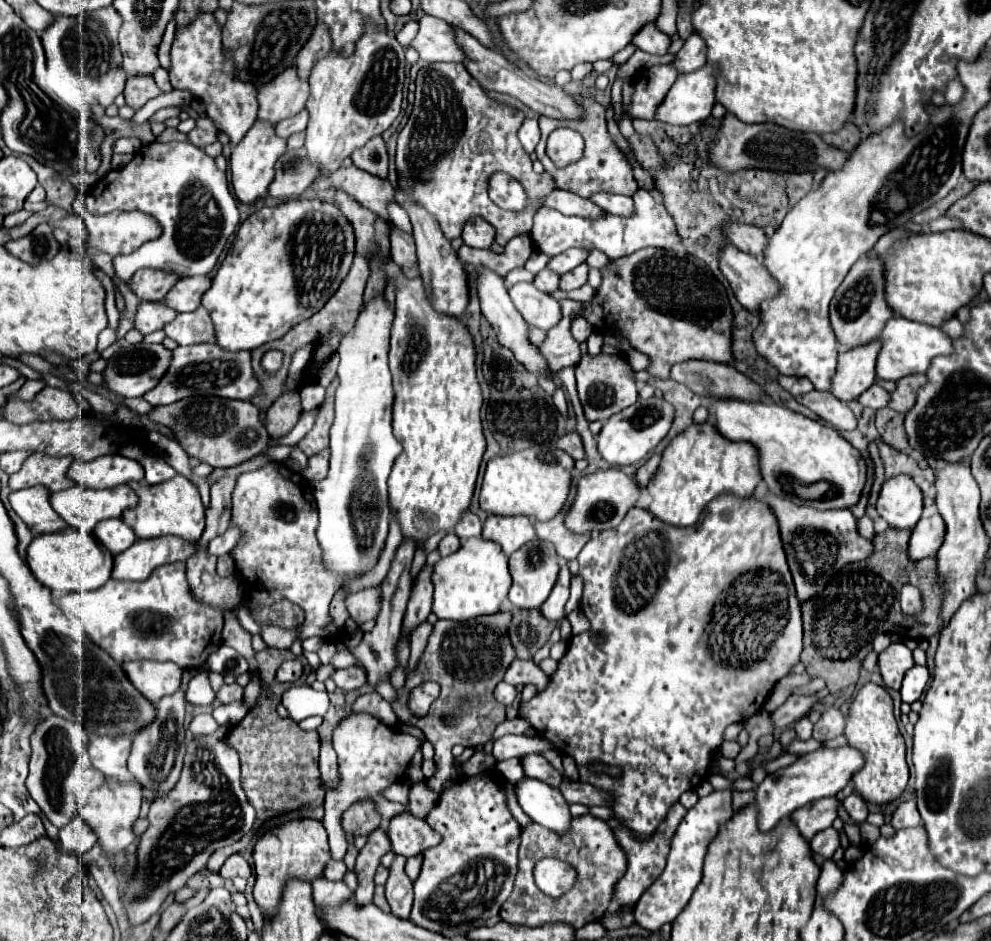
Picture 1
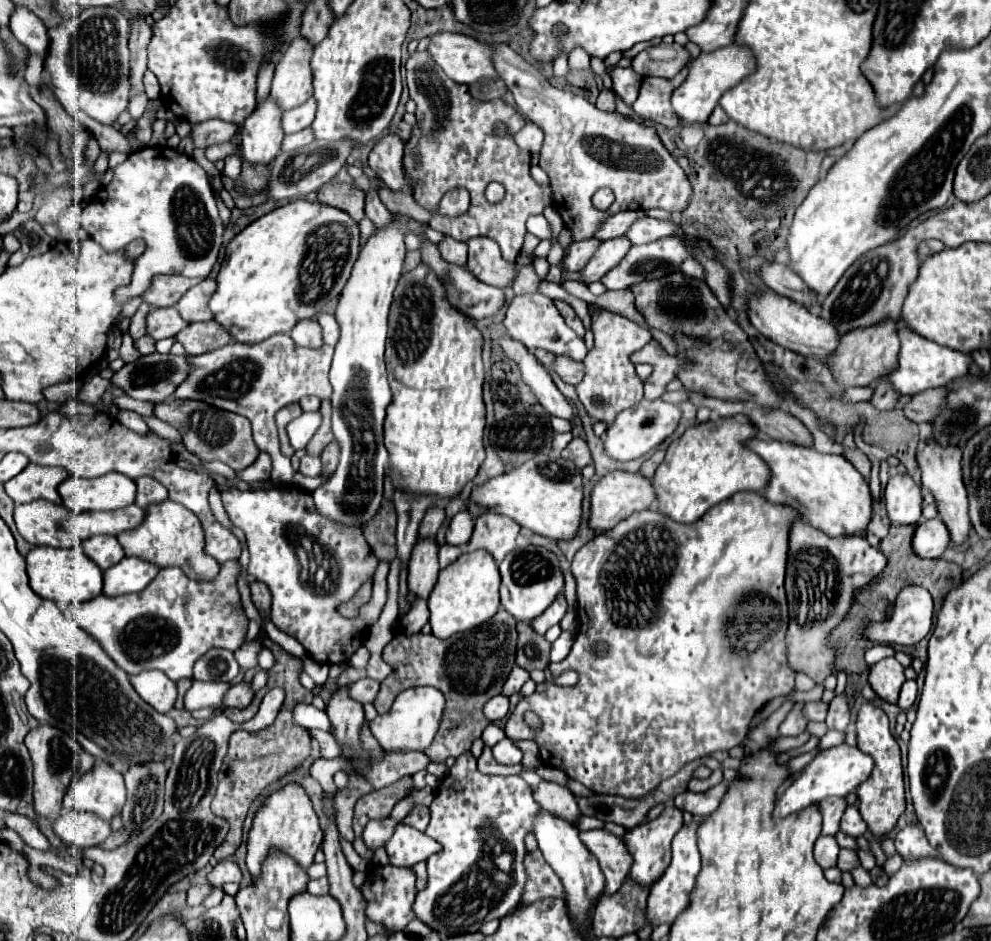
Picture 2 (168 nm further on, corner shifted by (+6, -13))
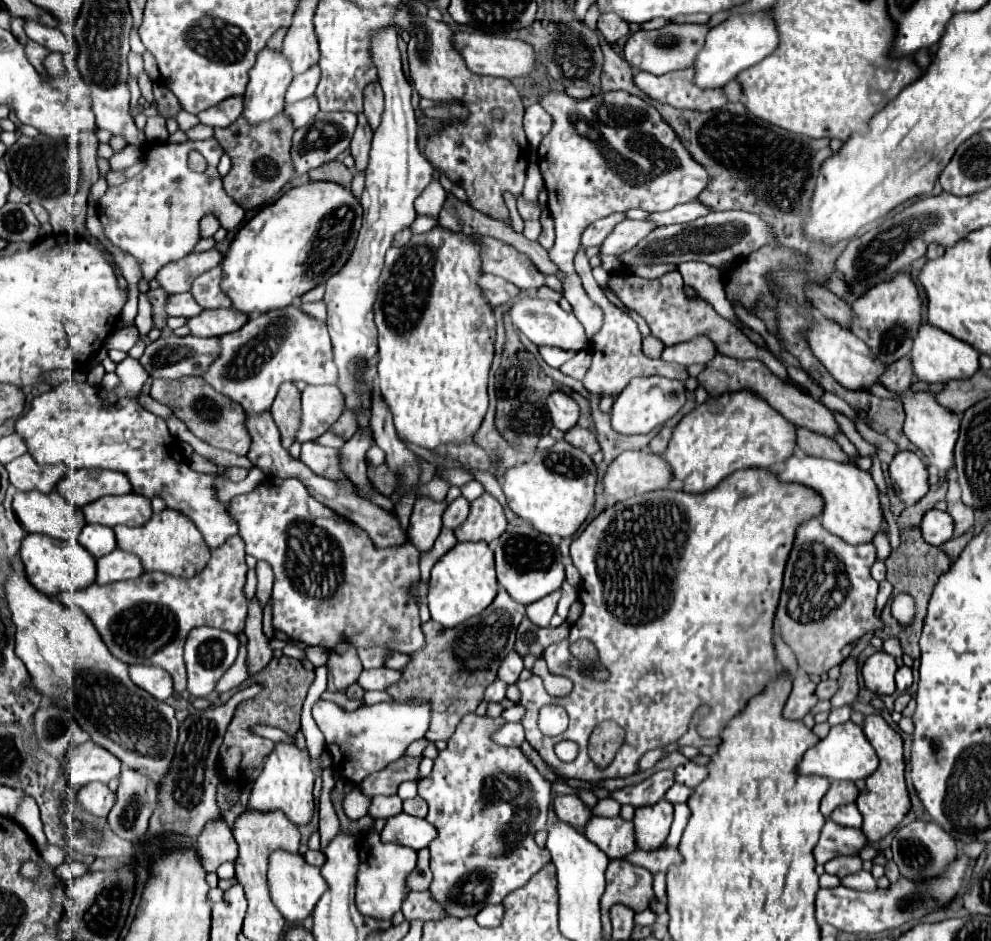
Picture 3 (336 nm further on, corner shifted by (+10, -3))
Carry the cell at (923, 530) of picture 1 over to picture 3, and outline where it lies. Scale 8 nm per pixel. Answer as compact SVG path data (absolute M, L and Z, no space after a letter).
M930 509L924 517L922 517L922 537L930 543L930 545L942 545L952 537L954 531L954 521L948 513L938 511L938 509Z

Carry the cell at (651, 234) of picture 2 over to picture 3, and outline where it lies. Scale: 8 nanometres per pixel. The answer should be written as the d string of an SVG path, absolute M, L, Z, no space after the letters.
M692 201L686 205L678 205L670 211L652 213L652 215L648 215L648 221L652 221L656 227L662 227L662 225L670 225L670 223L690 223L702 215L708 215L708 213L710 213L710 209L706 209L698 201Z

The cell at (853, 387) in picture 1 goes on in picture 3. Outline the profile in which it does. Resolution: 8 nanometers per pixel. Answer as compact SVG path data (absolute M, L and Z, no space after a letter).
M898 273L892 281L872 287L866 295L852 303L852 309L854 319L850 323L850 331L854 331L854 335L860 337L884 365L890 365L910 353L914 335L920 327L922 301L908 273Z

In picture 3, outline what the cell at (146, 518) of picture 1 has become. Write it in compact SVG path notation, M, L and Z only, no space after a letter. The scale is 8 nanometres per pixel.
M170 507L154 513L152 519L142 527L116 525L114 533L118 547L122 551L138 555L146 571L166 571L176 577L190 577L194 573L200 573L210 561L210 549L206 541L202 541L202 533L198 533L196 525L184 513L178 513Z

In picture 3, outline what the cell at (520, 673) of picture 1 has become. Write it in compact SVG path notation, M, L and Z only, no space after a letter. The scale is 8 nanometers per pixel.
M512 651L504 661L502 661L502 665L500 665L500 669L498 669L498 679L500 681L504 681L504 683L516 683L518 681L518 675L522 673L522 669L524 669L524 665L522 665L522 657L516 653L516 651Z

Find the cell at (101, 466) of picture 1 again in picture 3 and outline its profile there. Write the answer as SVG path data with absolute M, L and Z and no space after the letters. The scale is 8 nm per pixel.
M110 469L68 471L56 491L74 507L84 507L104 495L126 495L132 491L128 477Z

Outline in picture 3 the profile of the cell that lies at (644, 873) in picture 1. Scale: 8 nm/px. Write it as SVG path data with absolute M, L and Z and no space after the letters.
M666 799L658 801L656 805L636 809L636 815L632 821L636 831L636 847L642 851L660 849L670 833L672 813L674 813L672 803L668 803Z

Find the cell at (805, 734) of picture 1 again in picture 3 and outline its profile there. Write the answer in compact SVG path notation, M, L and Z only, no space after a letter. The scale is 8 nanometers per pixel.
M804 671L796 673L798 677L794 677L794 685L790 691L790 697L784 705L784 717L790 721L802 721L804 715L818 703L816 699L816 683L812 683Z

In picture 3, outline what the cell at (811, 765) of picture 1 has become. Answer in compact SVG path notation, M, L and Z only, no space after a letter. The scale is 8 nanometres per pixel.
M852 721L832 727L830 733L818 741L798 763L798 775L820 775L830 781L858 781L872 775L878 767L878 757L874 747L868 743L866 735Z

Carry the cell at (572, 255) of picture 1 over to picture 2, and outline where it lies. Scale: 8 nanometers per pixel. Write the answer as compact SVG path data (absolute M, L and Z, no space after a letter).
M592 237L592 239L586 239L586 241L578 241L578 243L572 243L568 253L566 253L566 261L564 261L564 267L568 273L574 273L574 271L580 271L588 261L590 257L596 253L600 245L600 239Z

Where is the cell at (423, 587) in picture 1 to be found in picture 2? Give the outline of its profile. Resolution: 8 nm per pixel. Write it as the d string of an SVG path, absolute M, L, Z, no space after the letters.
M418 539L408 565L408 589L414 595L428 599L438 579L438 543L436 539Z

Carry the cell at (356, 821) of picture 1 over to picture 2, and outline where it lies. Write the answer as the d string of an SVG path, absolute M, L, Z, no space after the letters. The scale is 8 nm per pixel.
M404 775L394 785L388 785L384 789L380 789L380 791L372 791L372 793L360 797L356 801L356 807L354 807L354 833L356 833L356 837L362 835L366 823L370 819L384 819L384 817L388 817L392 807L404 795L408 795L412 789L414 789L412 775Z

